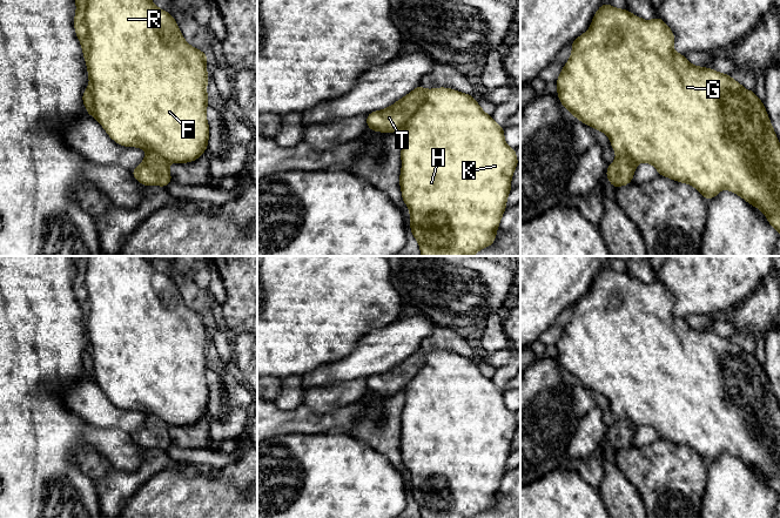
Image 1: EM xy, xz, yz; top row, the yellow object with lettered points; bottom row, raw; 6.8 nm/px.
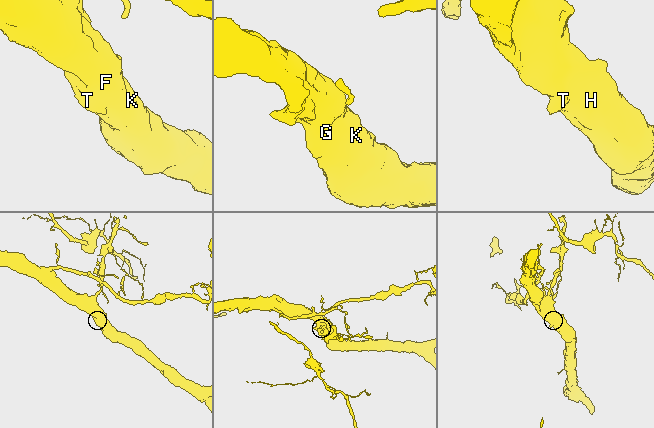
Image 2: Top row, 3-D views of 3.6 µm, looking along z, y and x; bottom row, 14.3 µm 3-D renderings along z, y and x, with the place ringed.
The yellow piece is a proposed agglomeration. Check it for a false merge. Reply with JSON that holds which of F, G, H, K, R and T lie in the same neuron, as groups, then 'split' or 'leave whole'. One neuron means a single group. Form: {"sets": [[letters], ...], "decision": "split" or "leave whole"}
{"sets": [["F", "G", "H", "K", "R"], ["T"]], "decision": "split"}

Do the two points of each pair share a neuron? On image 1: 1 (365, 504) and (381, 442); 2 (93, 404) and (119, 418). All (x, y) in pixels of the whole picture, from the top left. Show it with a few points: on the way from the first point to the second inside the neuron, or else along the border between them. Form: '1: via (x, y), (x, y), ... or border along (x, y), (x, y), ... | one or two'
1: border along (355, 438), (382, 453), (398, 471) | two
2: via (99, 410), (113, 417) | one

